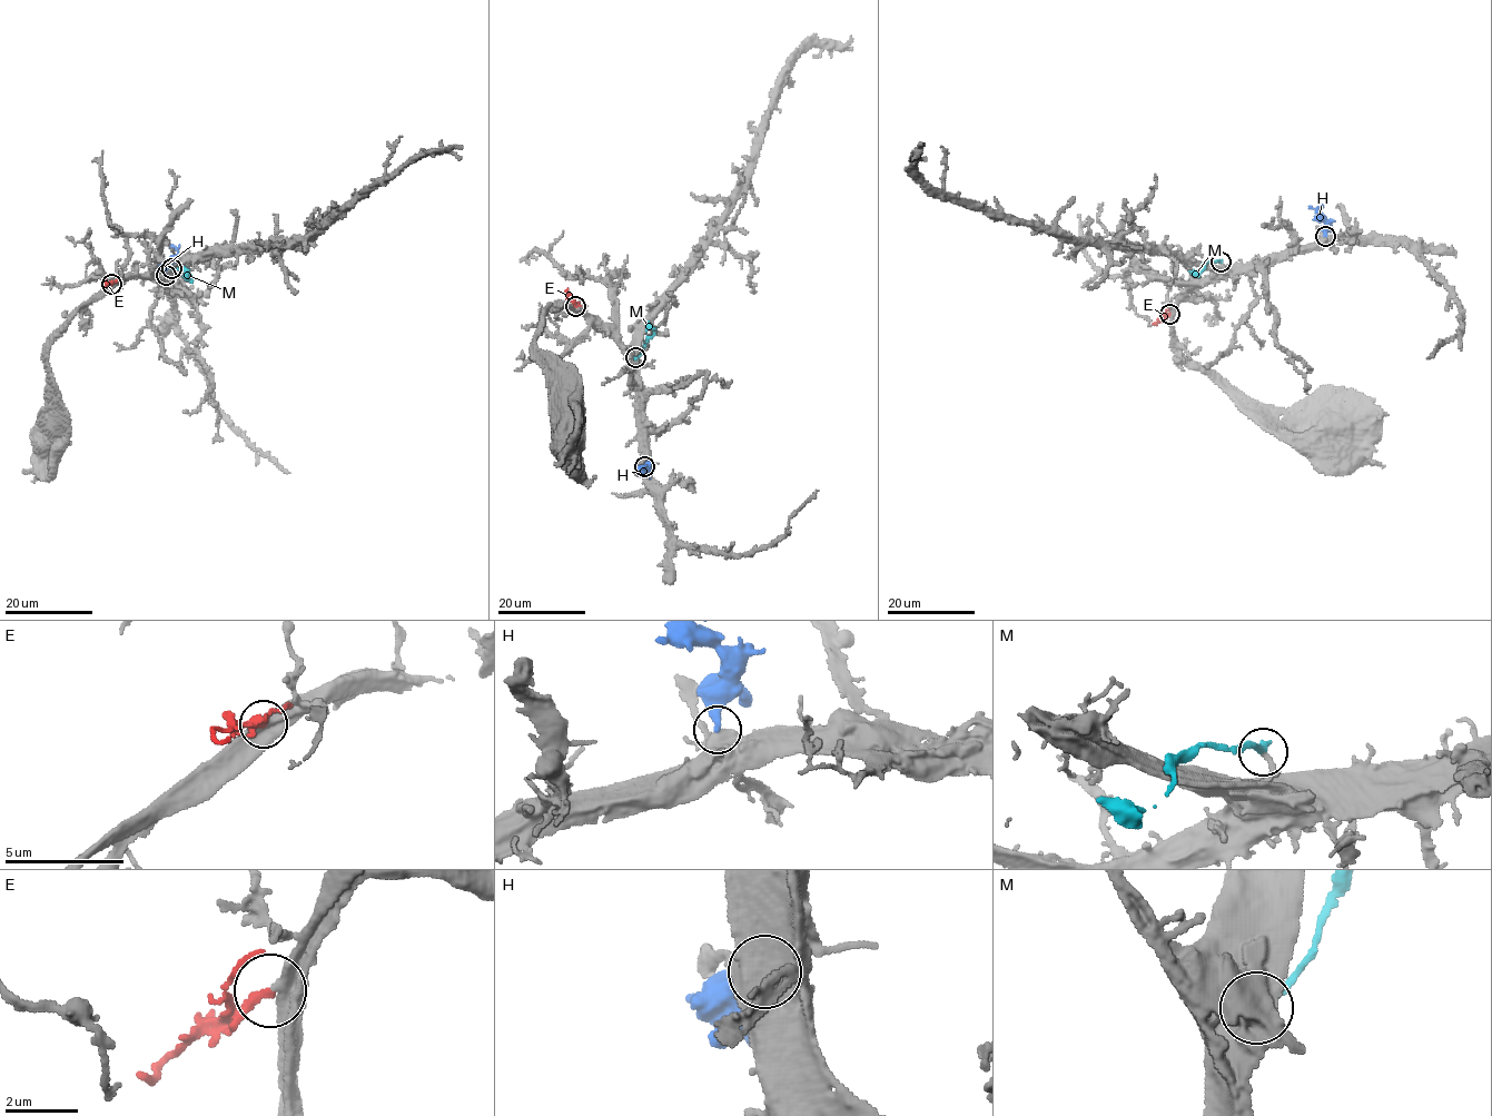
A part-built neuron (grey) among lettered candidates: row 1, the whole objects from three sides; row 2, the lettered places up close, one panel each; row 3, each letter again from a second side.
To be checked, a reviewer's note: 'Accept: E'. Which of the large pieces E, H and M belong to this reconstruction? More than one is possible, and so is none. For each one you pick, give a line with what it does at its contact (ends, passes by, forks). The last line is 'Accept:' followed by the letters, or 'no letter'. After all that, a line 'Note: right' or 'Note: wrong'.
E: it ends there
Accept: E
Note: right

